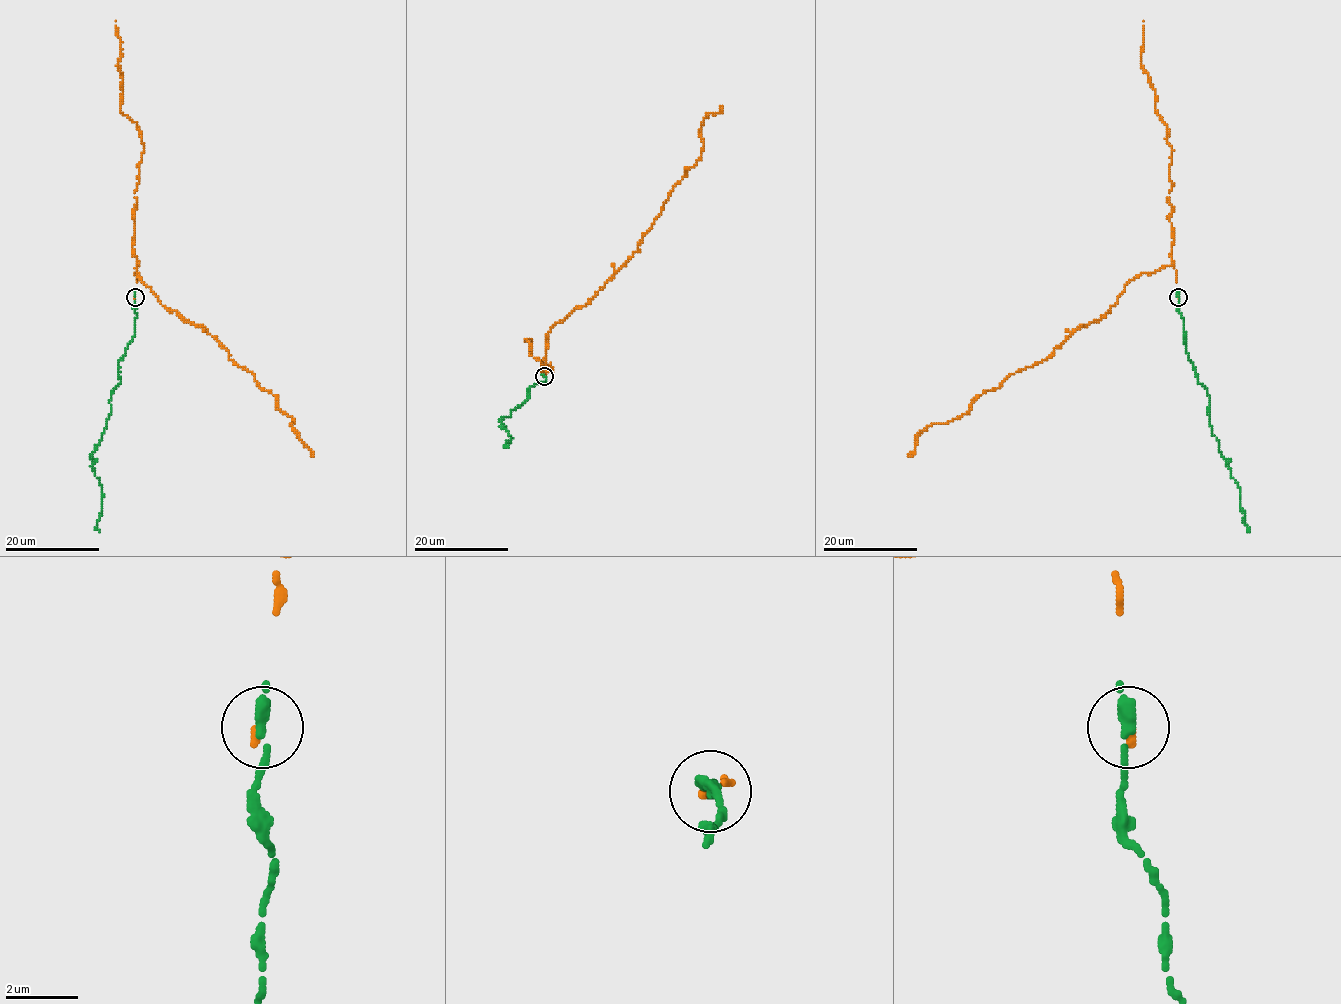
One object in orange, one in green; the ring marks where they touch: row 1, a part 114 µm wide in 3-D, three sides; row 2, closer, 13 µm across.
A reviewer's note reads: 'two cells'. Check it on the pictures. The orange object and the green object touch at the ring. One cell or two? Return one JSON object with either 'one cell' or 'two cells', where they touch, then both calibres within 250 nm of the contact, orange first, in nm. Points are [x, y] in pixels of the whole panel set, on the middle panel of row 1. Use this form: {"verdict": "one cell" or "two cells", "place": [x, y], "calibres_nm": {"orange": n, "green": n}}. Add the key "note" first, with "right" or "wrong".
{"note": "wrong", "verdict": "one cell", "place": [544, 376], "calibres_nm": {"orange": 220, "green": 400}}

